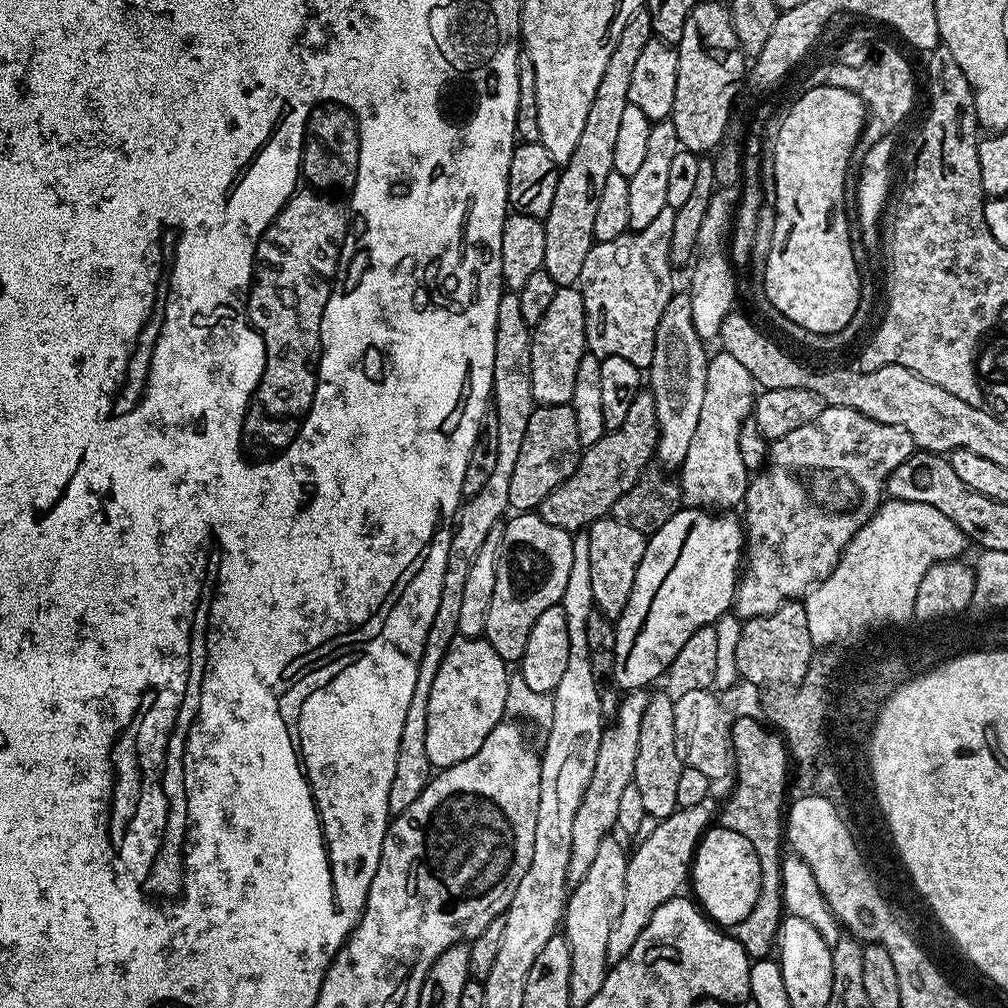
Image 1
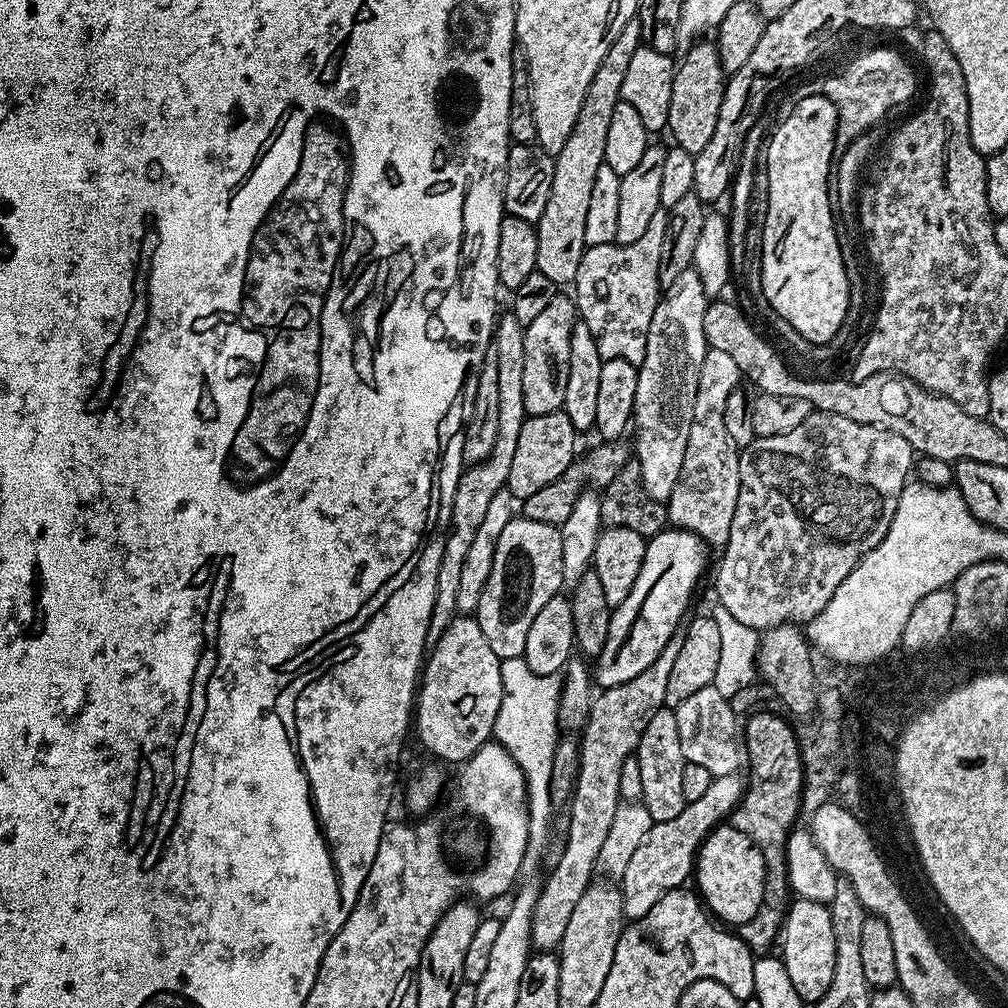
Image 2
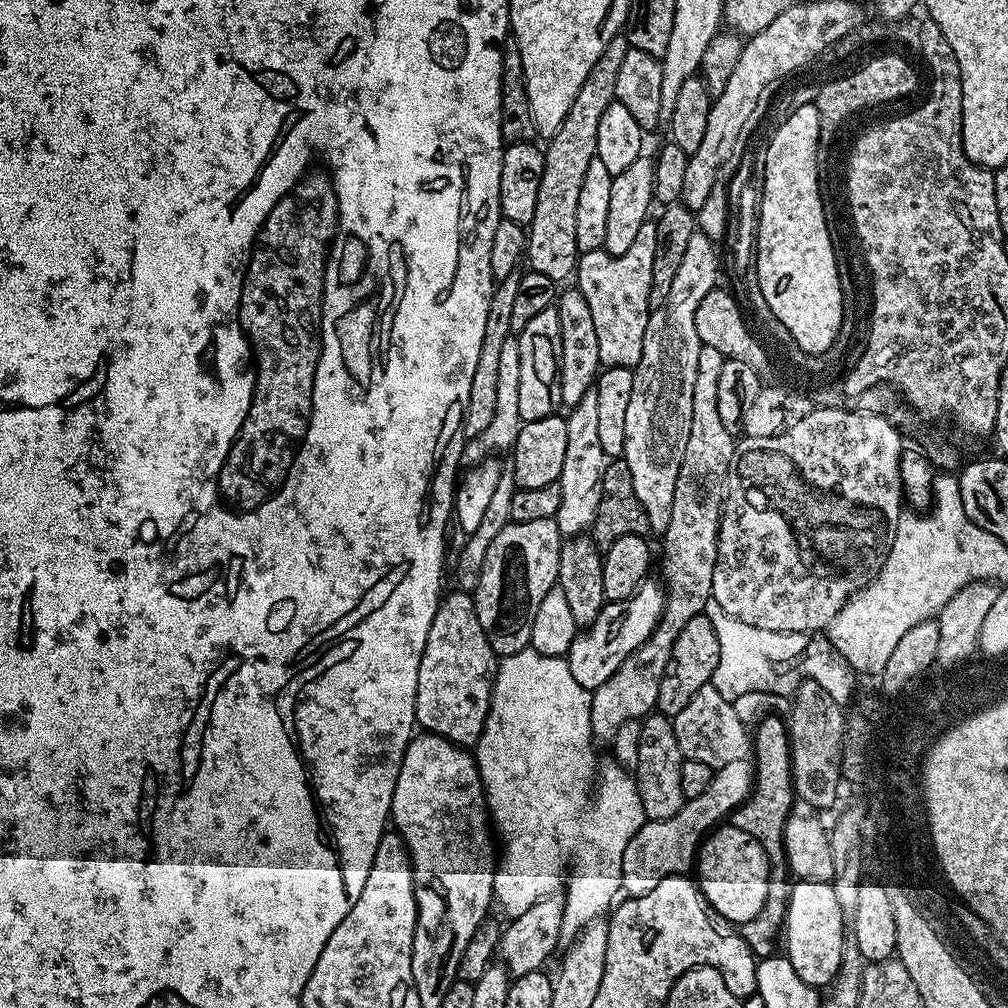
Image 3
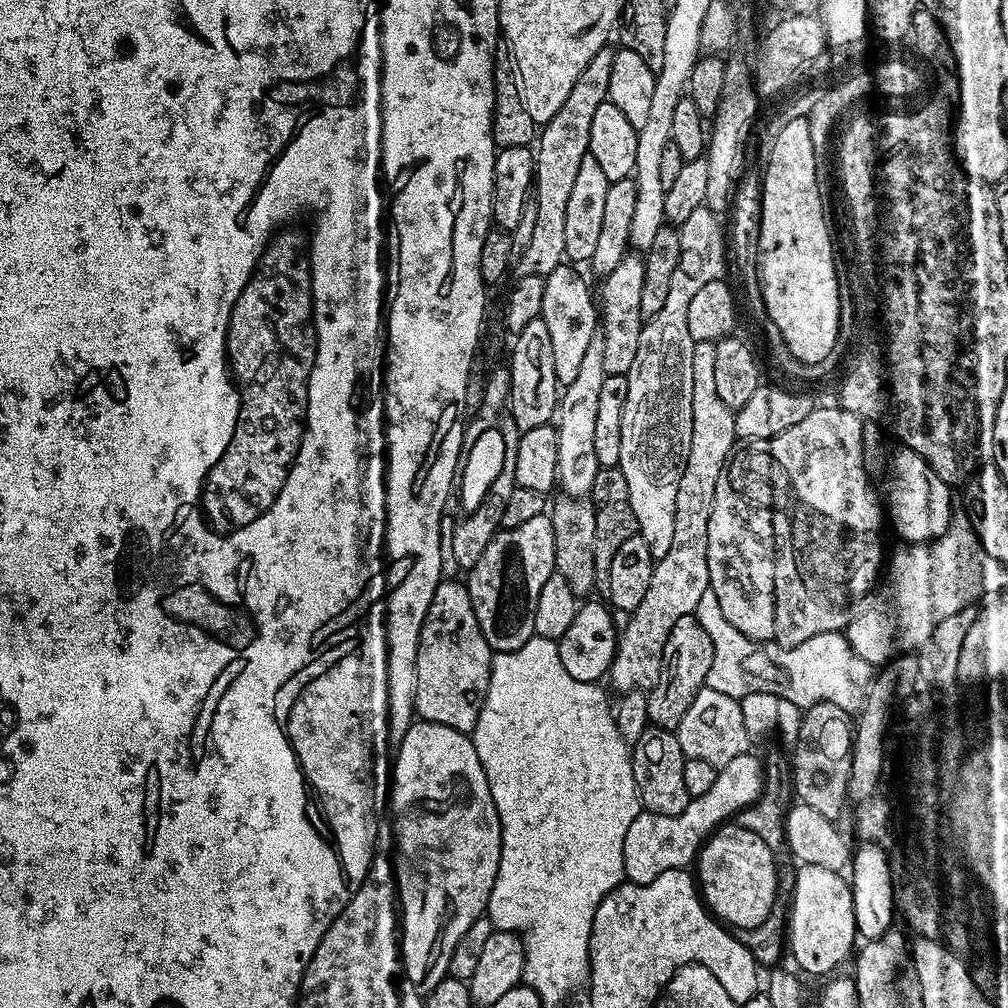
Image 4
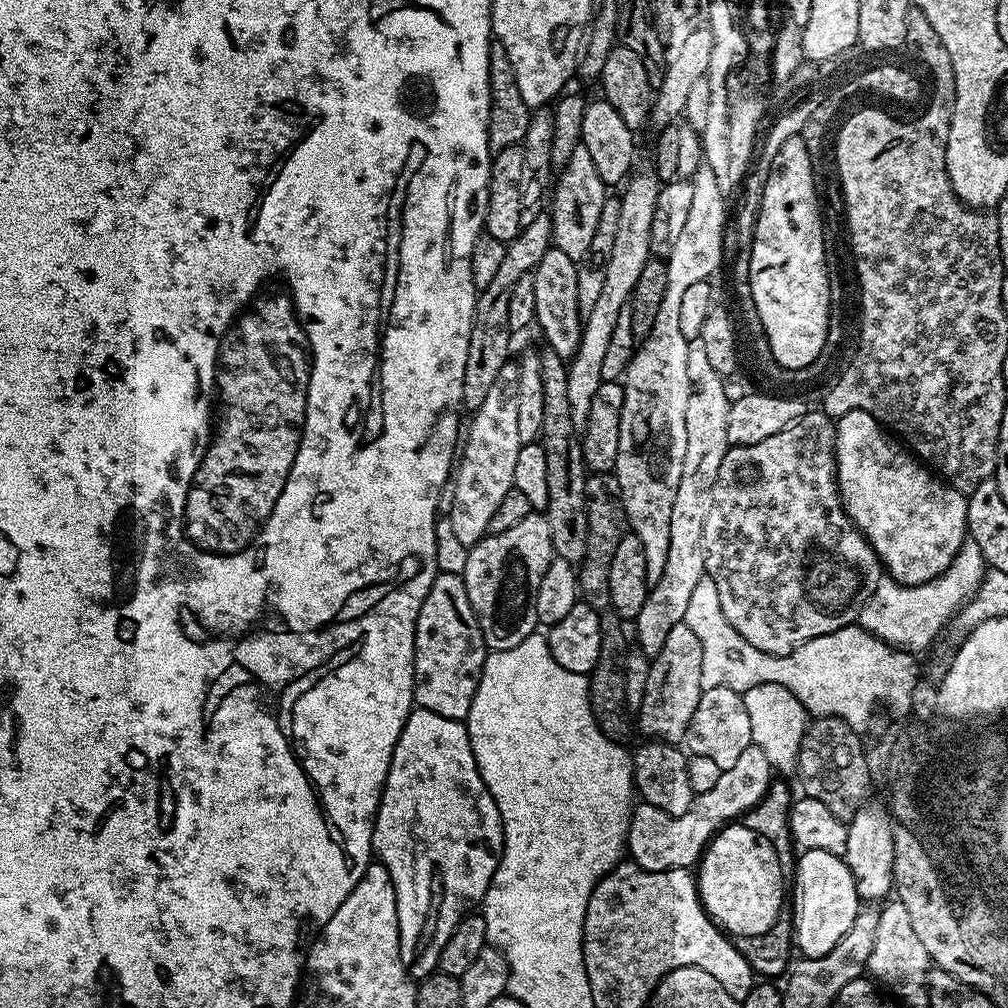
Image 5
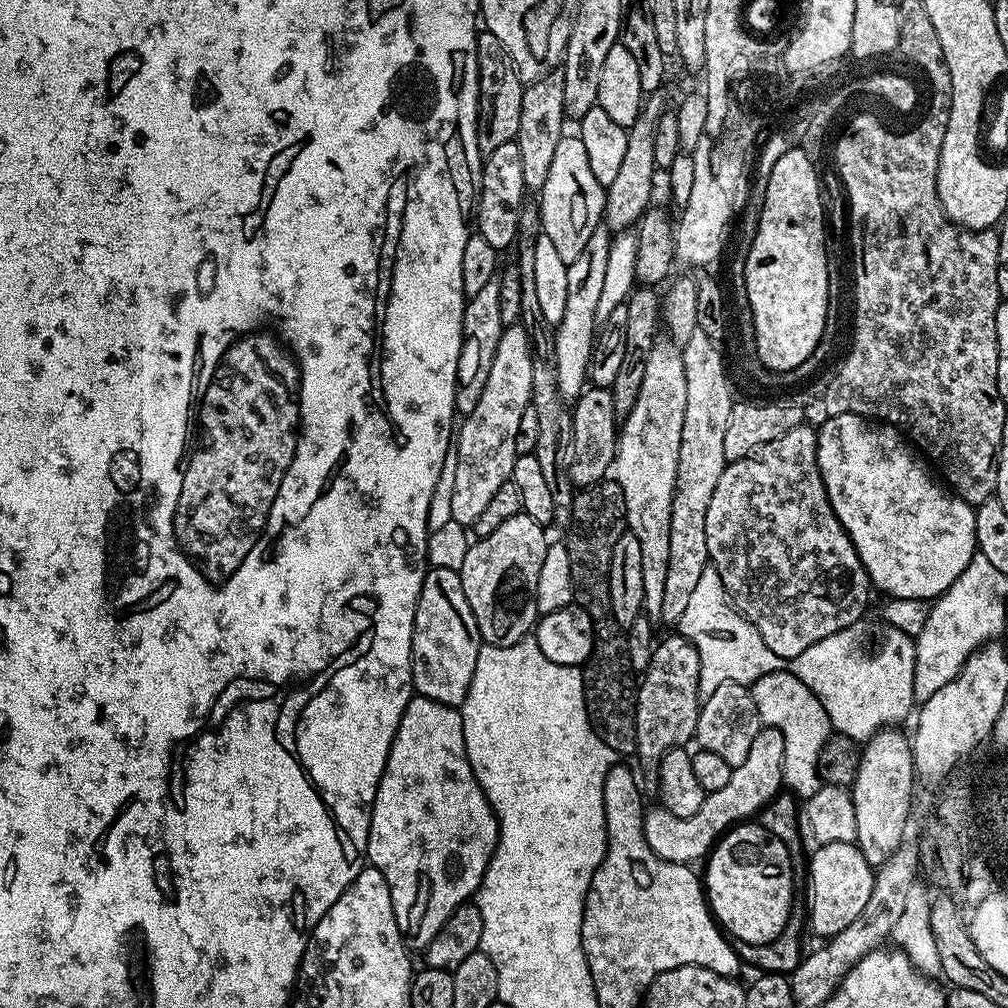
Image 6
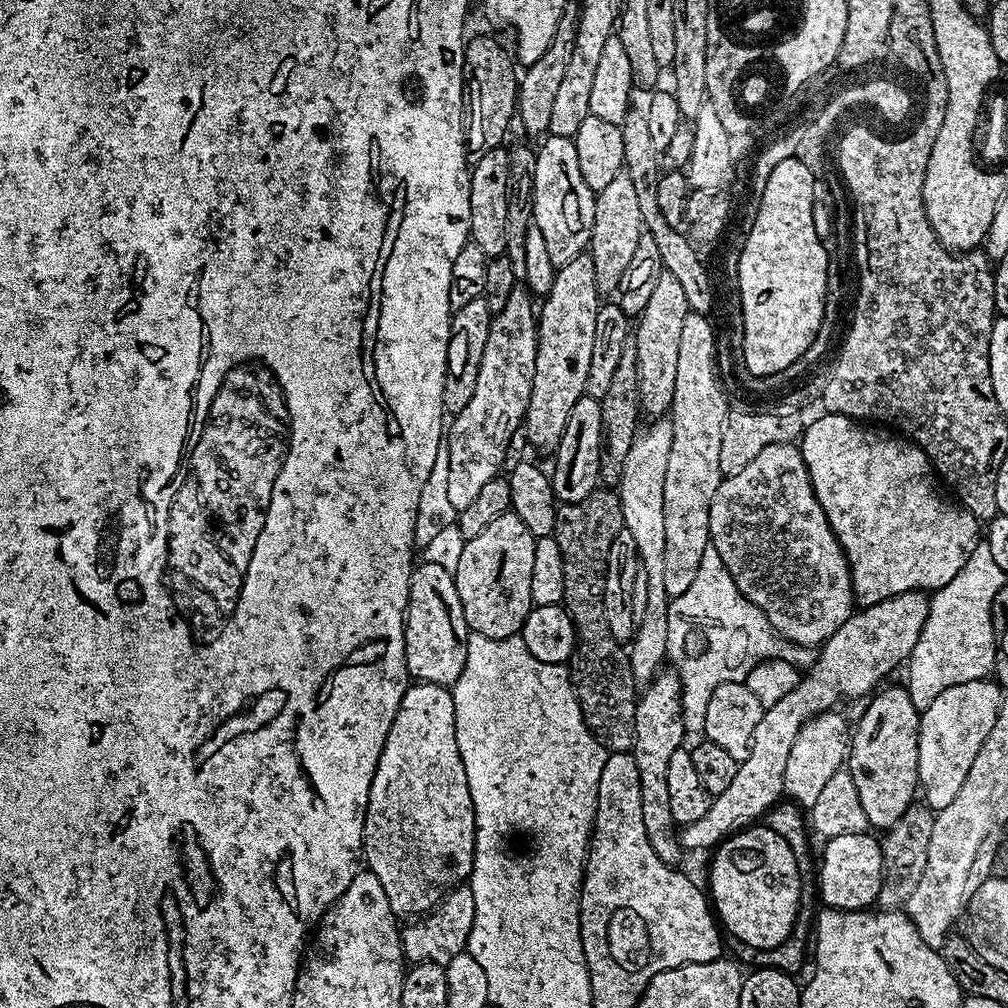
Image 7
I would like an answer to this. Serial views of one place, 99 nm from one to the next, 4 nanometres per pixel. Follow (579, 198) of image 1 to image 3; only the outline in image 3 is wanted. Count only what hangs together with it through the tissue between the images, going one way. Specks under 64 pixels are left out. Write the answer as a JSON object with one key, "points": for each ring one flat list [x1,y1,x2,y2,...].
{"points":[[624,34,606,42,606,50,602,50,590,74,586,74,586,82,582,82,582,90,578,90,574,106,570,106,562,126,558,126,558,134,551,136,547,141,548,148,543,149,544,173,542,186,538,186,538,206,534,206,534,218,526,228,526,264,531,271,546,274,546,278,557,282,563,282,567,276,569,279,576,270,578,242,574,242,574,209,578,206,578,193,582,190,586,169,596,159,598,121,606,106,610,106,616,98,614,85,629,47,627,35]]}

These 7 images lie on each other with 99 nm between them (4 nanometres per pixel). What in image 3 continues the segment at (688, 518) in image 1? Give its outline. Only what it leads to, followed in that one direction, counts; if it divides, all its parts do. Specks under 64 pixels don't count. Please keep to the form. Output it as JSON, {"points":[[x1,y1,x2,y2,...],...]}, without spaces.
{"points":[[649,578,642,581,633,596,605,603,591,626,577,631,566,659,578,686,589,690,602,686,602,682,606,682,606,678,610,678,610,674,614,674,614,670,618,670,618,666,622,666,622,662,626,662,626,658,630,658,630,654,634,654,634,650,638,650,650,634,654,634,662,618,666,595,665,585,656,580]]}

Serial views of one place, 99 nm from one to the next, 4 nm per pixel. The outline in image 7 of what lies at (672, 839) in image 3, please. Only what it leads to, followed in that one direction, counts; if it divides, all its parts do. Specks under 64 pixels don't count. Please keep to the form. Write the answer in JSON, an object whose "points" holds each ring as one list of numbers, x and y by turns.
{"points":[[917,590,853,611,852,617,842,622,842,626,838,626,838,630,834,630,832,637,819,649,815,664,801,675,798,686,794,686,794,690,790,690,790,694,783,696,774,706,765,708,762,718,758,718,758,726,754,726,750,754,740,761,734,782,714,797,710,810,706,810,703,818,679,829,681,845,685,849,712,850,740,829,755,825,759,821,756,819,759,816,761,819,781,799,786,758,790,758,790,746,794,746,794,738,798,738,802,725,814,716,833,711,837,707,836,699,856,700,879,689,884,682,880,680,886,679,912,655,922,626,928,620,929,607,929,597]]}

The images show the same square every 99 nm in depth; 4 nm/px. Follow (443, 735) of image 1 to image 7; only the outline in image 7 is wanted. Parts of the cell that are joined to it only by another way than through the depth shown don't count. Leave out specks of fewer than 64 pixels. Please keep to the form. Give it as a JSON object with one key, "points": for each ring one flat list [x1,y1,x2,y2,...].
{"points":[[417,563,408,587,408,611,404,614,404,653,409,677,422,684,437,684,443,688,456,684,462,674,462,666,466,666,469,635,455,575,442,566]]}

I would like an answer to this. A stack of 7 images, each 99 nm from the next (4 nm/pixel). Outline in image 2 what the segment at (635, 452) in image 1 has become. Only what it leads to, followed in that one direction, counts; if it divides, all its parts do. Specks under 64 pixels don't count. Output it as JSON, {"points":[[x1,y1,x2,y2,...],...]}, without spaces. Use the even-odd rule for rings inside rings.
{"points":[[623,439,610,440,597,443,597,448,592,448,588,453,581,455,573,460,571,466,566,469,554,482,542,486,542,490,537,490,535,494,530,494,530,498,522,501,523,519,530,522,546,522,557,526,566,522,570,518,570,510,574,510,574,502,585,490,596,489,603,490,610,482,614,482,621,475,620,472,630,464,630,448,624,445],[584,456,584,457,583,457],[593,484,593,485,592,485]]}

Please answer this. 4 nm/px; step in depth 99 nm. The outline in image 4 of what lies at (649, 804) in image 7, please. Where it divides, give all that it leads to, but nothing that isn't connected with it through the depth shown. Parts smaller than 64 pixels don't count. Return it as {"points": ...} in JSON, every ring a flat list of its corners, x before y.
{"points":[[695,615,678,618,678,622,674,622,674,630,670,630,670,638,664,647,658,682,647,693,648,723,651,727,674,730,678,722,682,722,686,710,690,710,690,702,698,698,698,694,708,683,710,662,714,662,714,642,710,642,710,634,702,630]]}

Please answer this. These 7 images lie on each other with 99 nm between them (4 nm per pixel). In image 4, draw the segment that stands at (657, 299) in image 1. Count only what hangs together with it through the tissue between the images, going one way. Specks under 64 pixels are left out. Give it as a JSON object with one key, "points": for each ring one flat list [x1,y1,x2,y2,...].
{"points":[[628,254,610,274,603,277,604,284,598,288,598,300,602,305,602,366,606,366,606,376,627,376,630,366,634,366,634,354,638,354,640,329,644,327,642,318,642,278,644,261,639,255]]}

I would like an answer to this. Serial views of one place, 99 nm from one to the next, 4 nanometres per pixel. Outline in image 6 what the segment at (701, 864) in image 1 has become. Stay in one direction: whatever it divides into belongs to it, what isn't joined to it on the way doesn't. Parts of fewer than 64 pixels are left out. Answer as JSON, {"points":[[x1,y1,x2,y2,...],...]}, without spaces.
{"points":[[741,822,728,829,716,841,710,855,707,857,708,873,703,873,702,884,706,889,706,899,709,909,719,927,732,940,741,940,751,944,765,944,774,942,778,934,786,926,792,916,792,879,794,873,790,866,790,854,786,854,786,846,770,834,758,822]]}

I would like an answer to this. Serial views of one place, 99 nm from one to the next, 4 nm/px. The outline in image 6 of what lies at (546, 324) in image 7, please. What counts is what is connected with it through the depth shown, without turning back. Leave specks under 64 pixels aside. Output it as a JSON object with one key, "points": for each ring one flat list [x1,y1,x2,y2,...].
{"points":[[601,226,590,234,582,254,574,258,566,274,566,311,562,322,554,326,555,361,558,362,558,390,568,402,575,401,584,391,588,379,588,363,592,358,592,348,597,338,598,298,602,294,602,282,606,275,606,258,610,254,613,233]]}

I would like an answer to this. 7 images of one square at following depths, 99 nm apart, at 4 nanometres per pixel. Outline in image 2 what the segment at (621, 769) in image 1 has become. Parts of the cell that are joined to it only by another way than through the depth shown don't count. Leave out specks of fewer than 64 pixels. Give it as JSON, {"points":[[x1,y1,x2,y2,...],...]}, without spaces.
{"points":[[677,630,670,642,666,642,666,650,662,650,638,678,630,678,630,682,622,682,622,686,605,688,592,701,588,721,582,726,584,737,578,740,580,767,570,788,572,805,568,808,568,837,552,873,542,883,540,897,532,911,533,949,559,949,562,934,566,934,566,925,570,923,570,914,574,914,574,906,578,906,578,898,582,898,588,885,593,883,592,871,597,871,602,842,606,840,610,822,614,822,616,809,622,803,618,786,622,762,635,753,642,730,646,730,646,722,654,718,658,709,665,707,666,685,683,641,683,631]]}

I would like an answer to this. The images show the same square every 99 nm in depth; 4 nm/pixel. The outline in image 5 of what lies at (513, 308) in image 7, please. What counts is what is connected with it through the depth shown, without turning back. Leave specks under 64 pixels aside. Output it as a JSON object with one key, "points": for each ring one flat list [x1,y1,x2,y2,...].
{"points":[[509,362,502,366,502,371,498,373,498,378,494,381,494,386,490,386,486,399,482,401,482,406,478,406,471,413,472,425,467,425,466,440,468,445,461,447,458,452,458,463,454,468,454,479,450,487,454,490,454,502,447,512,451,521,455,536,459,541,471,546,489,535,488,527,490,518,494,518,495,511,498,510,502,498,511,490,514,482,514,466,518,462,518,450,521,442,518,436,518,374,519,367,515,363]]}

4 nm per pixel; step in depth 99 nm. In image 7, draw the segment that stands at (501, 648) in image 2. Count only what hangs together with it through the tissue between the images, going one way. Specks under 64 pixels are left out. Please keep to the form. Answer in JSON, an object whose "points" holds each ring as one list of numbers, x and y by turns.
{"points":[[509,510,478,538,465,540,462,558,454,573,458,598,462,598,462,614,466,614,469,629,486,638,510,638,517,635,534,607,530,594,530,574,534,574,534,546,537,537,526,530,522,518]]}

